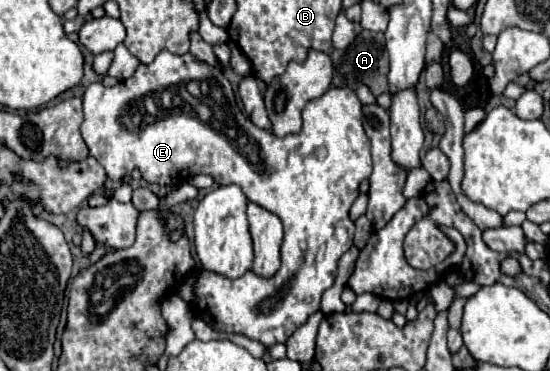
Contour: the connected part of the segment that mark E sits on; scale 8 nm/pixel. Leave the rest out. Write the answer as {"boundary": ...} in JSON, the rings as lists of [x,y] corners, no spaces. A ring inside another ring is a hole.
{"boundary":[[[160,51],[156,55],[156,59],[148,65],[138,65],[136,73],[126,79],[126,81],[120,81],[118,85],[114,87],[104,87],[102,83],[92,83],[86,93],[84,93],[84,123],[80,127],[80,133],[82,133],[82,139],[84,143],[88,145],[88,151],[90,155],[106,169],[106,175],[108,179],[112,179],[114,183],[120,183],[124,179],[130,177],[130,173],[134,169],[140,169],[142,173],[142,179],[148,181],[148,183],[156,183],[156,185],[180,185],[184,183],[184,177],[192,177],[192,175],[198,175],[198,173],[206,173],[210,175],[216,185],[232,185],[236,183],[238,187],[242,187],[244,195],[262,205],[264,209],[270,209],[274,215],[280,217],[280,221],[284,223],[284,243],[282,243],[282,265],[280,269],[276,271],[274,277],[270,279],[264,279],[260,275],[256,275],[254,271],[248,271],[246,275],[242,275],[240,279],[226,279],[218,273],[212,273],[212,271],[202,271],[198,281],[194,283],[194,303],[192,303],[192,309],[196,313],[196,317],[200,317],[202,321],[206,321],[214,331],[220,331],[220,333],[238,333],[238,335],[244,335],[248,339],[256,339],[260,341],[266,349],[270,349],[272,345],[276,343],[286,343],[288,337],[314,313],[320,309],[320,297],[322,293],[334,283],[336,279],[336,273],[338,273],[338,261],[340,257],[352,247],[352,237],[354,237],[354,223],[350,221],[348,217],[348,211],[352,207],[352,203],[356,201],[358,197],[358,185],[362,179],[366,179],[370,173],[372,173],[372,159],[370,159],[370,139],[366,137],[364,129],[362,129],[362,103],[358,101],[356,93],[350,89],[350,87],[330,87],[322,97],[318,99],[312,99],[306,103],[304,107],[304,125],[302,125],[302,131],[300,133],[294,133],[294,135],[286,135],[286,137],[276,137],[274,133],[270,131],[264,131],[264,129],[258,129],[236,105],[236,99],[234,99],[234,91],[232,91],[232,85],[230,81],[224,77],[224,73],[218,69],[218,67],[210,67],[202,61],[194,61],[194,57],[190,53],[184,53],[184,55],[174,55],[170,51]]]}

